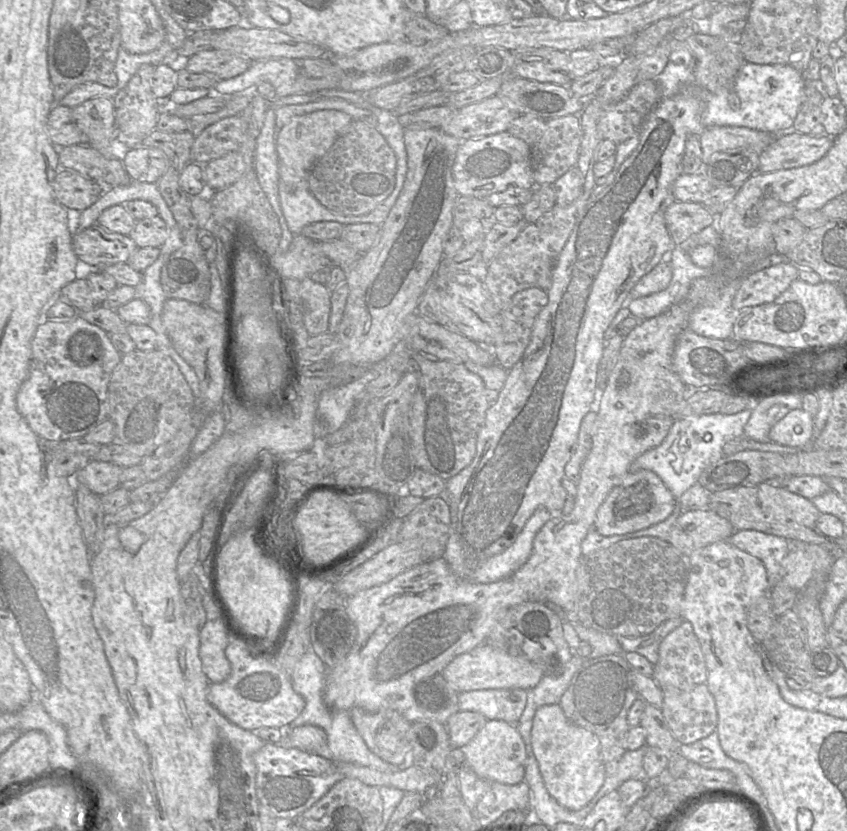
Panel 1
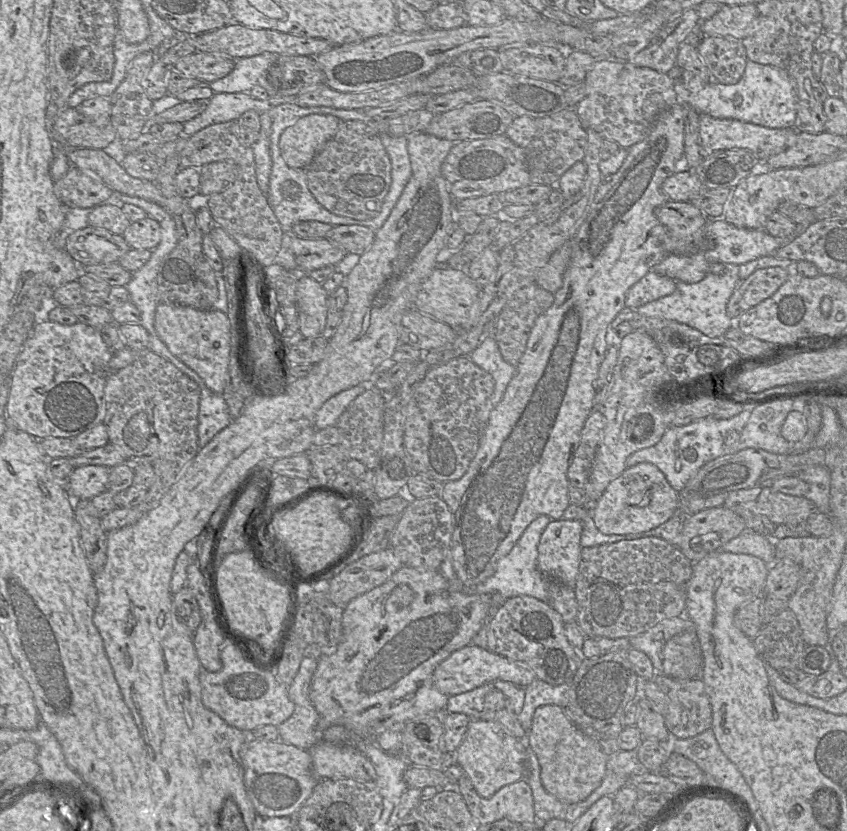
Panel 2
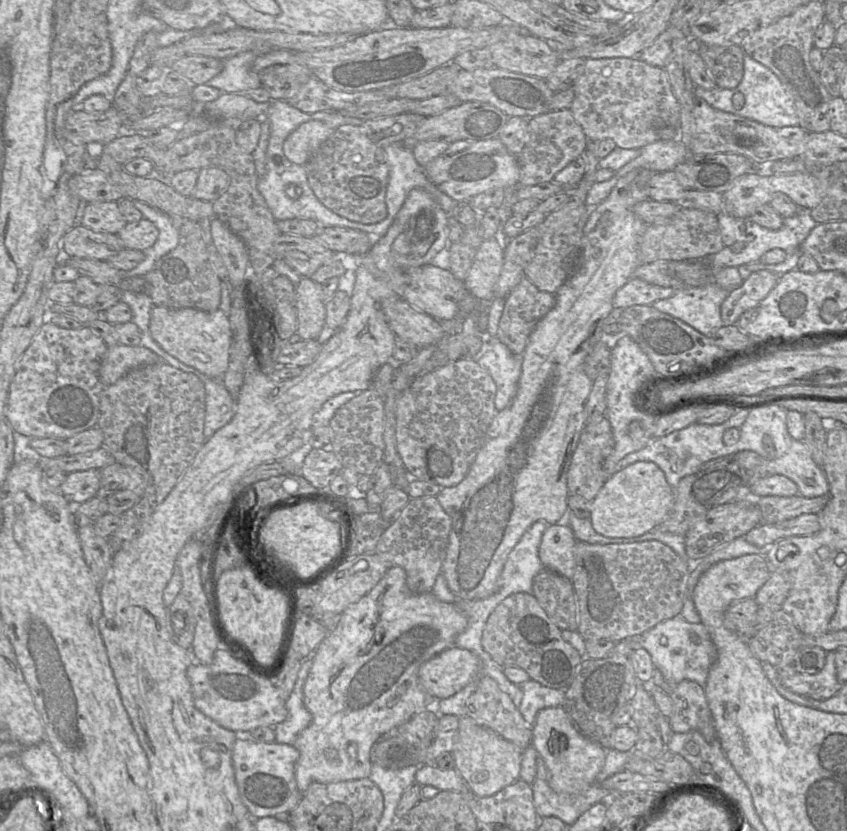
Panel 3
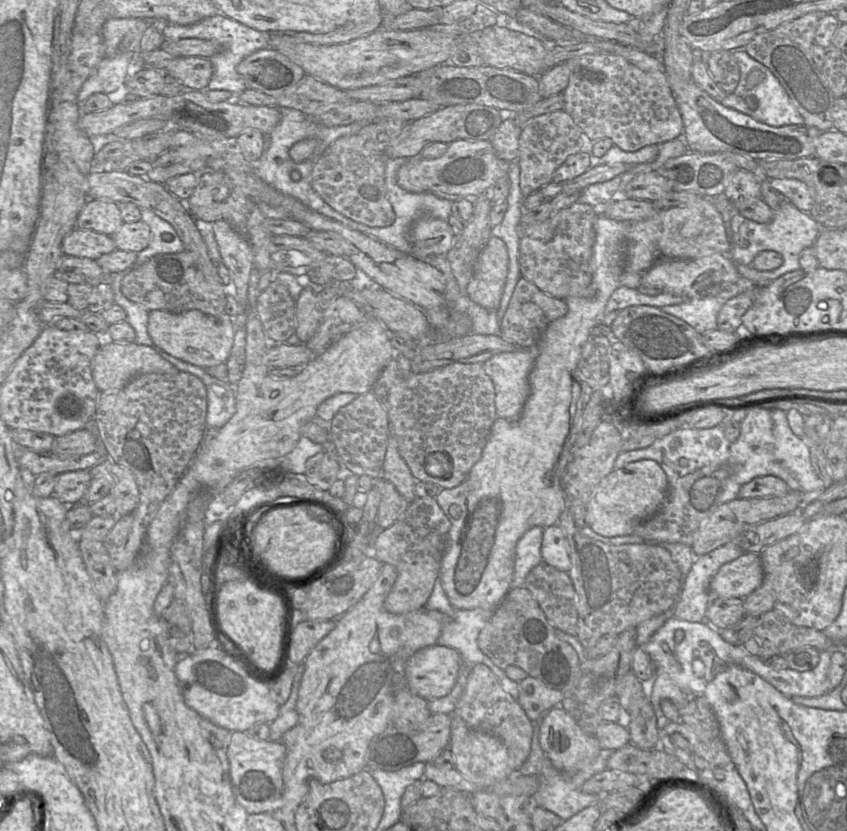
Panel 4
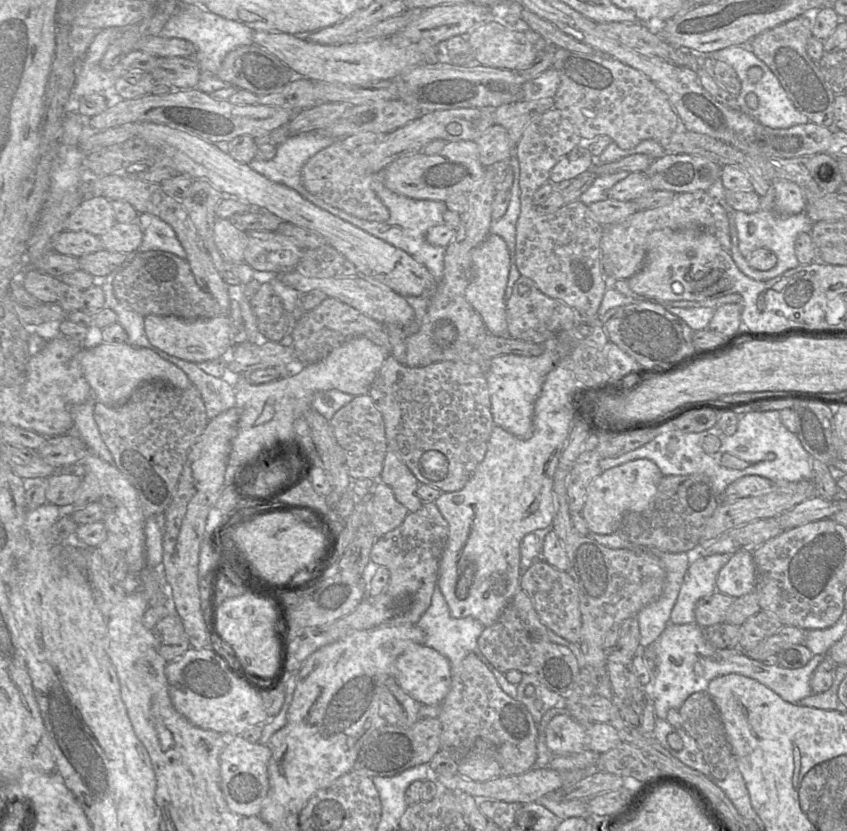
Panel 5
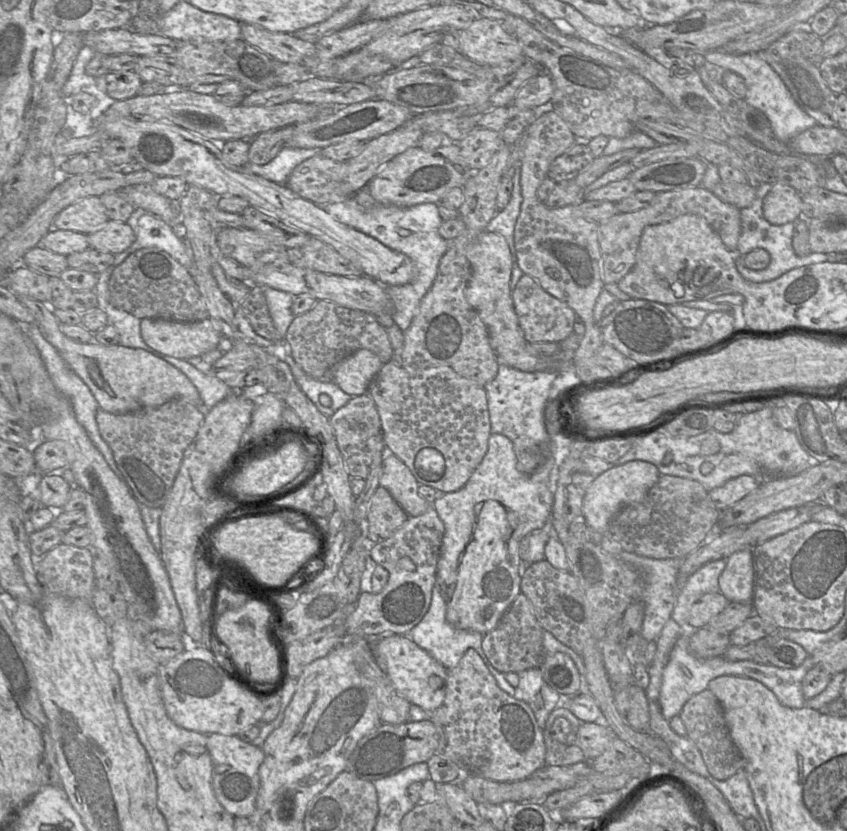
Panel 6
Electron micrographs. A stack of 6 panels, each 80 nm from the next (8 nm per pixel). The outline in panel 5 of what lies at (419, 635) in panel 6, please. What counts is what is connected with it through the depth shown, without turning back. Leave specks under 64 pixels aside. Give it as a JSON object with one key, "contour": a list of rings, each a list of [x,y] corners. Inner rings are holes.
{"contour":[[[437,583],[434,586],[430,606],[422,614],[416,625],[421,628],[425,634],[424,644],[435,649],[448,659],[451,667],[451,677],[459,673],[459,669],[465,656],[468,653],[474,653],[494,675],[500,688],[510,697],[514,699],[516,698],[517,685],[509,683],[505,678],[504,673],[501,673],[500,671],[495,669],[494,666],[487,660],[487,658],[484,657],[484,655],[478,648],[477,639],[483,631],[484,626],[478,620],[471,617],[452,617],[449,607]]]}

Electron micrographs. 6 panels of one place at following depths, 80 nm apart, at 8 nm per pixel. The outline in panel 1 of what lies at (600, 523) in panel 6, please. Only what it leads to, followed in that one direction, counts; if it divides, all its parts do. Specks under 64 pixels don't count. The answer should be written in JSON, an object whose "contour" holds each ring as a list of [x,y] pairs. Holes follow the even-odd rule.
{"contour":[[[645,469],[628,472],[598,508],[594,528],[603,536],[635,532],[667,519],[674,509],[675,498],[657,474]]]}

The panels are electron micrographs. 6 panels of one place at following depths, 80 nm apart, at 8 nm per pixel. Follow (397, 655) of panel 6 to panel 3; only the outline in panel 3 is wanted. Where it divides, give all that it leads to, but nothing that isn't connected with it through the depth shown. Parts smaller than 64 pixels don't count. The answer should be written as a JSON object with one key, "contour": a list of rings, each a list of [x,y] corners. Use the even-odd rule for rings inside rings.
{"contour":[[[454,645],[426,661],[419,669],[418,679],[432,698],[444,699],[464,688],[476,674],[480,674],[477,656]]]}

